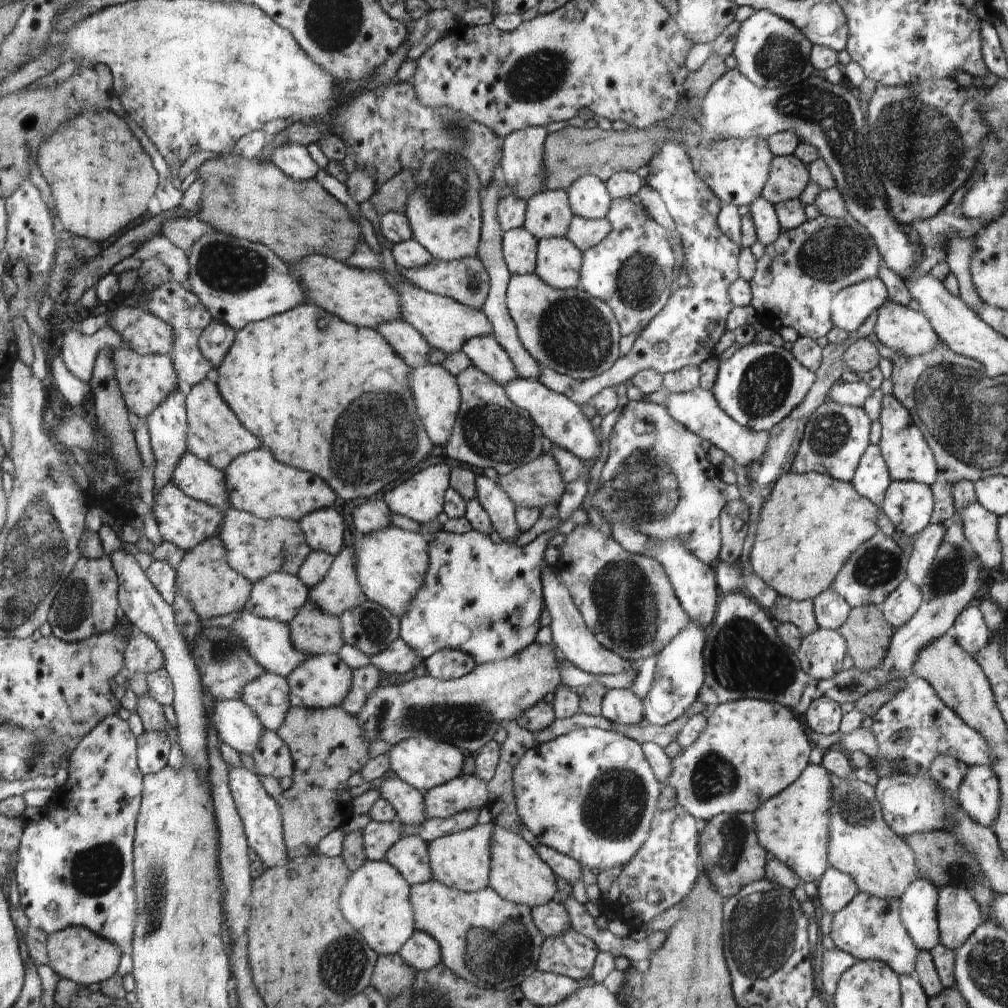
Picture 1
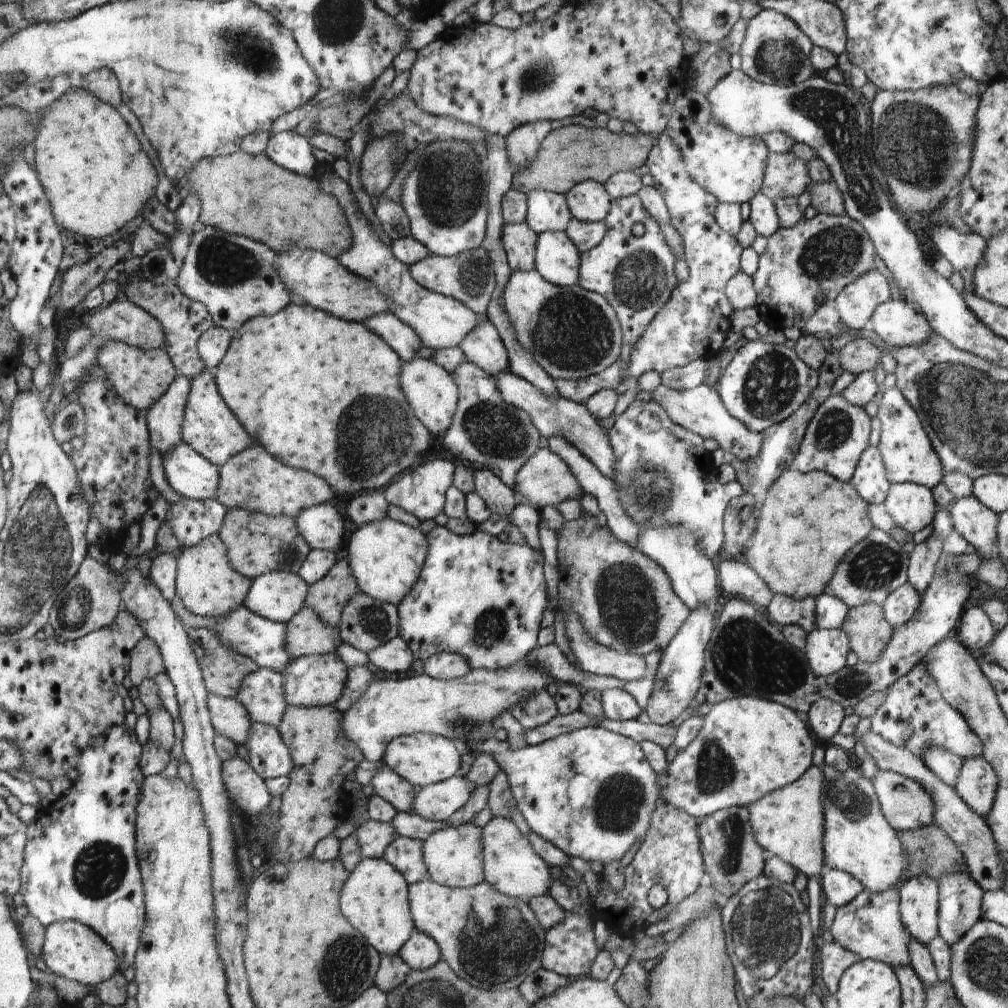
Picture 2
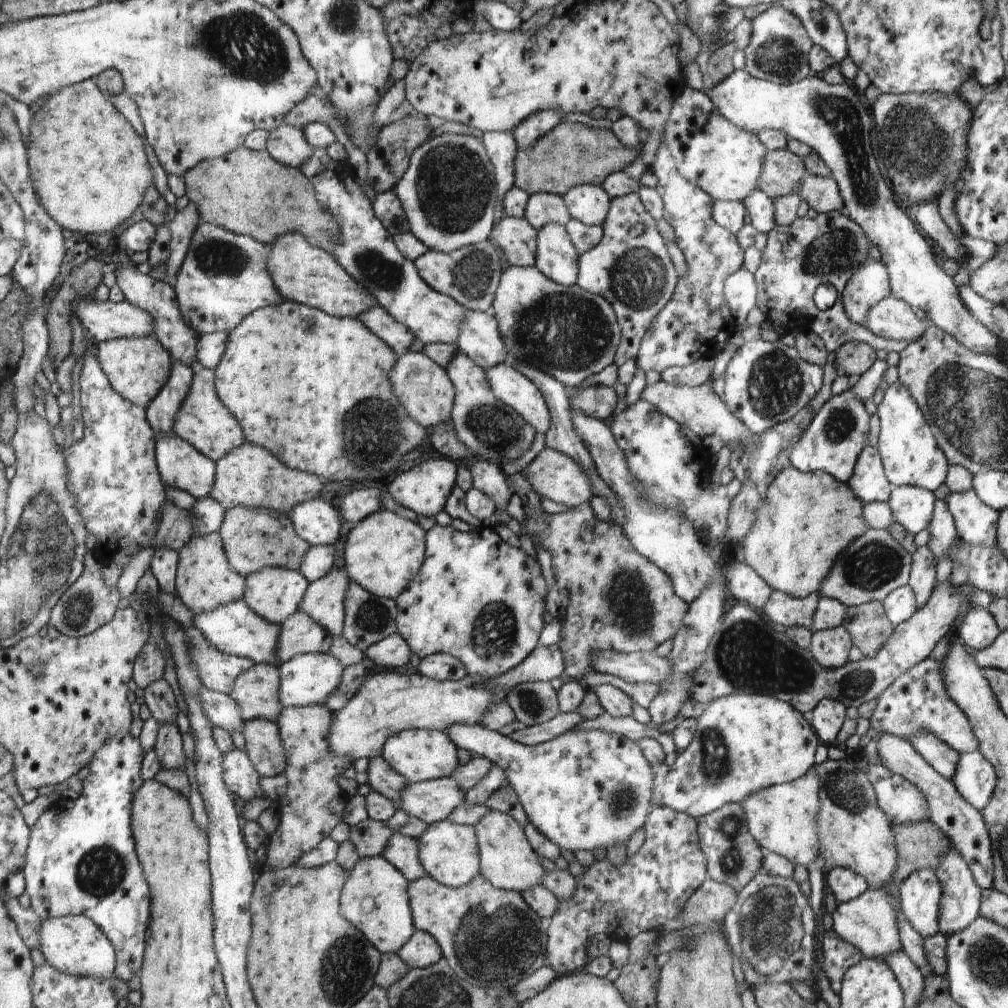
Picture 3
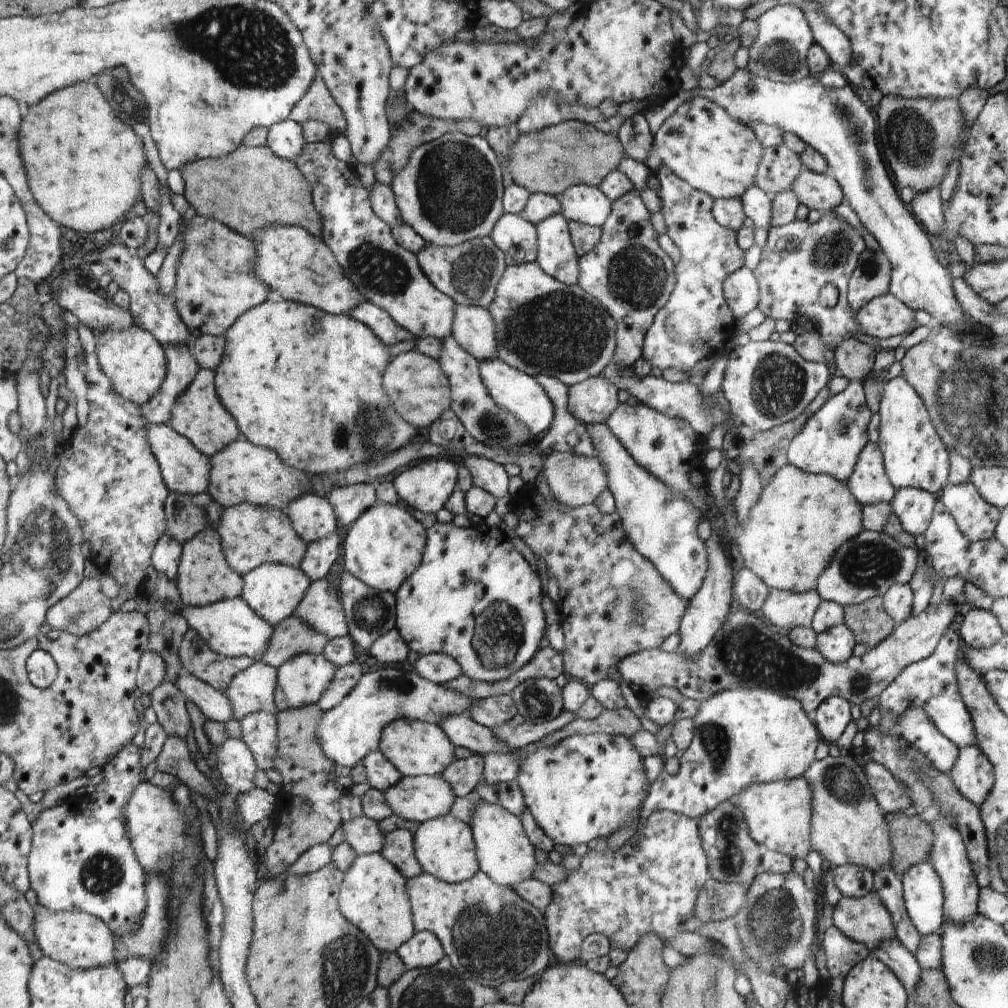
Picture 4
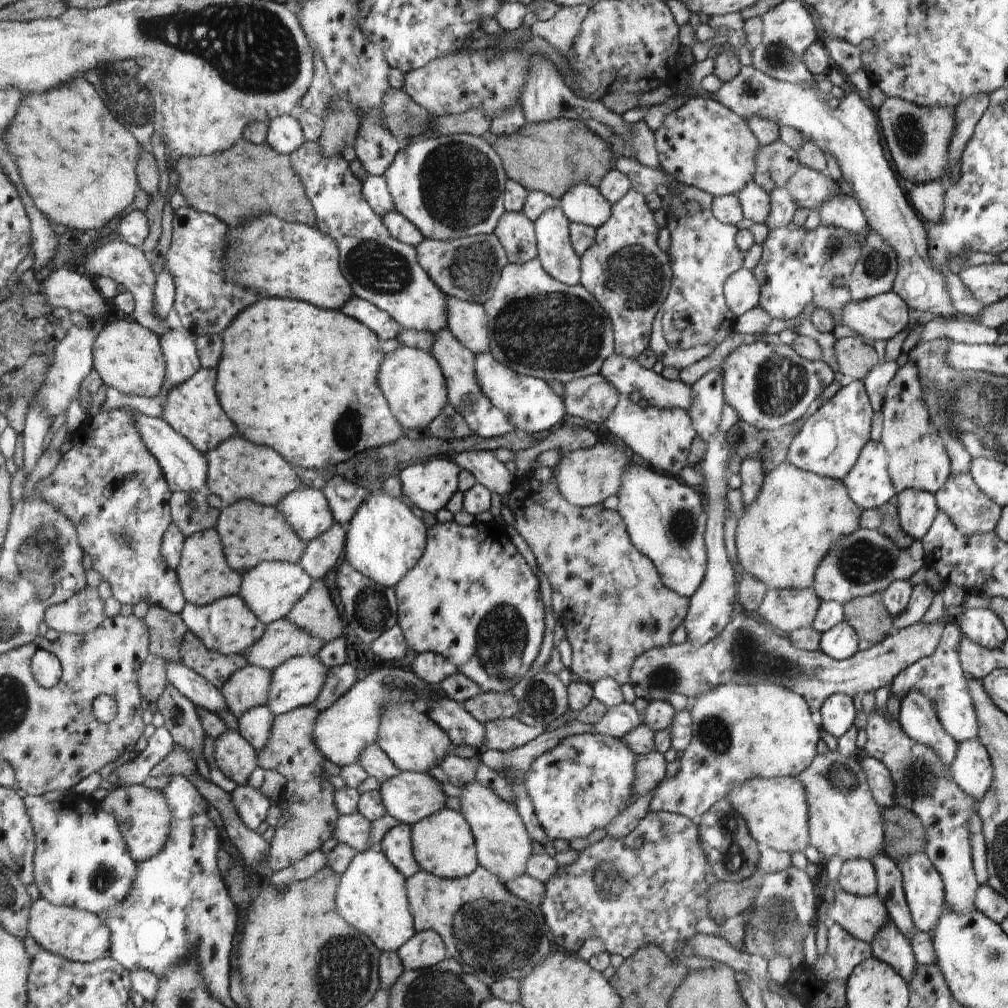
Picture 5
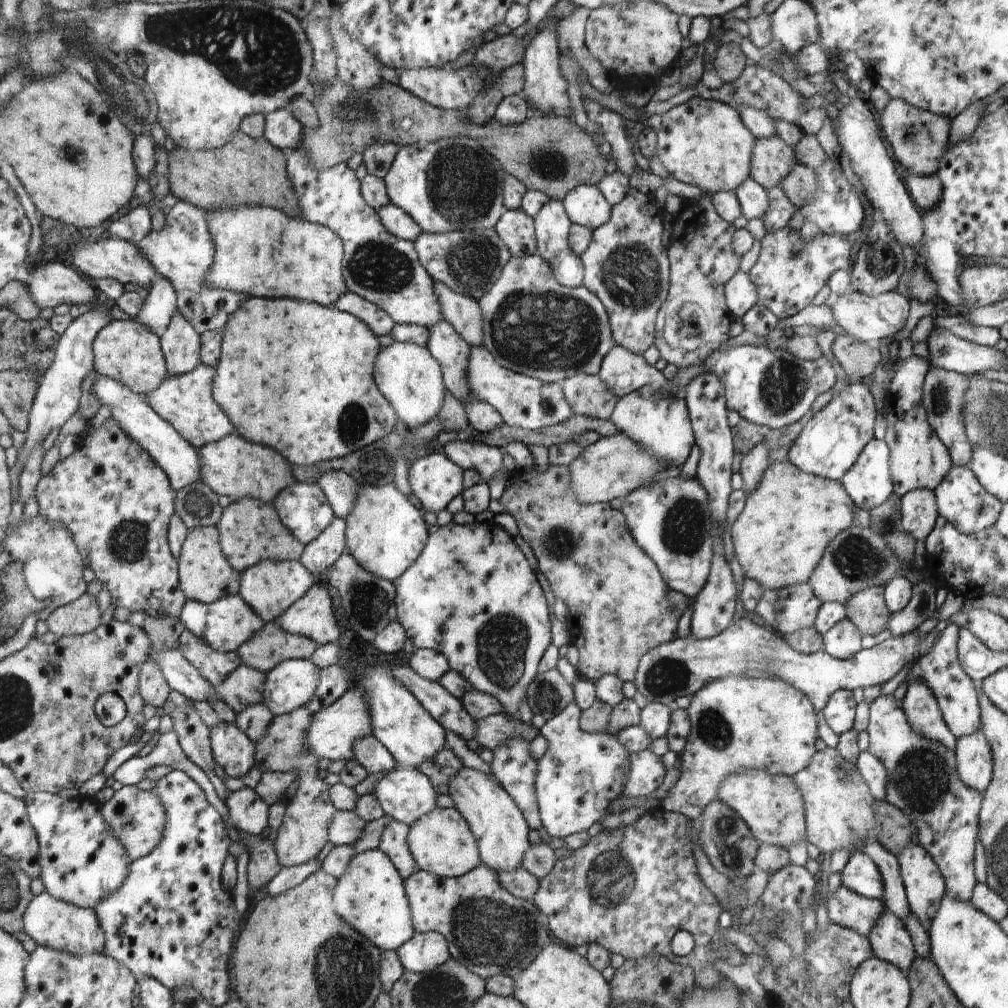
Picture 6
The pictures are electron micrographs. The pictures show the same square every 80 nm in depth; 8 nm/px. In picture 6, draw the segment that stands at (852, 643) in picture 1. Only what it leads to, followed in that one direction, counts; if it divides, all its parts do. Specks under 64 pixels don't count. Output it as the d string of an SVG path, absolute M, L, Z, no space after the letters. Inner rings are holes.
M874 584L859 594L852 596L845 606L848 620L862 632L864 636L876 636L883 639L888 635L892 621L892 612L884 601L884 584Z

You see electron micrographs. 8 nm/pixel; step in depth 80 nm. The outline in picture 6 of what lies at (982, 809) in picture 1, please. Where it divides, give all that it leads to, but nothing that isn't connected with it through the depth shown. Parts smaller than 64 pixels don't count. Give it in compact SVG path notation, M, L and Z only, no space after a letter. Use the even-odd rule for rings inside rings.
M982 728L957 738L955 752L958 776L968 788L984 793L994 779L994 754Z

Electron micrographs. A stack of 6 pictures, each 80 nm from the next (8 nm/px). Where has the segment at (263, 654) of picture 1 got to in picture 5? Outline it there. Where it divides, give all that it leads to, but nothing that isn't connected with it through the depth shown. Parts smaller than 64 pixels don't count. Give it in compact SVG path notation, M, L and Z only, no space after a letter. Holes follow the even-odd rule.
M232 595L216 600L216 603L208 606L199 606L188 603L183 611L183 618L192 632L214 652L224 655L242 654L248 648L255 646L266 634L267 626L251 612L250 606L246 604L239 595Z

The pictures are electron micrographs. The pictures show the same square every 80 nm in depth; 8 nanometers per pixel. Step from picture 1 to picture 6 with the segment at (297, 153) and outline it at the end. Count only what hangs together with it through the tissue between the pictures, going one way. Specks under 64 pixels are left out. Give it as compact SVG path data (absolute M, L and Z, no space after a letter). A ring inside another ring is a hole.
M288 108L272 110L266 114L266 127L263 136L275 148L290 152L297 149L300 144L303 127Z

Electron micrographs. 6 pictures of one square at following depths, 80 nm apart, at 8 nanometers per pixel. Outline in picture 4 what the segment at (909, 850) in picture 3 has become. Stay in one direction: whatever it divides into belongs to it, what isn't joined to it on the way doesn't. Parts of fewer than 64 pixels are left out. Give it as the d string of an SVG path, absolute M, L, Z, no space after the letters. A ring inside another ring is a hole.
M894 812L889 814L888 820L890 822L892 848L894 848L895 856L892 856L891 868L896 872L898 877L901 877L910 866L919 864L920 862L927 862L929 860L929 853L932 849L932 840L934 840L933 828L923 822L917 815L908 814L907 812Z

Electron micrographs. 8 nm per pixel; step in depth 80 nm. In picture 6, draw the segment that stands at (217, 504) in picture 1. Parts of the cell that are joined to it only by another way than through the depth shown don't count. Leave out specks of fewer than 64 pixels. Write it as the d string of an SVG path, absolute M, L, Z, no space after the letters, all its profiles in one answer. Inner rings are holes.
M97 369L96 383L93 392L104 406L108 406L112 412L112 418L126 430L128 436L138 440L142 448L152 454L152 458L160 464L168 477L172 480L175 491L182 491L192 484L203 482L202 480L202 458L199 450L175 428L171 421L165 420L149 404L146 396L134 392L134 388L128 388L115 377L106 376Z

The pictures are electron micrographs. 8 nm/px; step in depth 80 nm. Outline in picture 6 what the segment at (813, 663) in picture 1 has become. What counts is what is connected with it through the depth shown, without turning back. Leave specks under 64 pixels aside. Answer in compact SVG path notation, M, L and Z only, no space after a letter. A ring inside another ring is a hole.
M848 618L840 620L839 624L823 635L823 650L836 659L852 659L860 648L859 629Z

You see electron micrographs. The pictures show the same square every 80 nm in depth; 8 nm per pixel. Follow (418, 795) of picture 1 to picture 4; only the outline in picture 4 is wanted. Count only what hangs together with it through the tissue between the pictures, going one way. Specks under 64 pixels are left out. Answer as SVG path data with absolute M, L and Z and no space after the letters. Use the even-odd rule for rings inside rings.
M378 749L368 752L367 757L361 763L364 766L367 783L371 788L376 788L378 791L391 788L392 784L396 784L398 780L403 779L399 770Z

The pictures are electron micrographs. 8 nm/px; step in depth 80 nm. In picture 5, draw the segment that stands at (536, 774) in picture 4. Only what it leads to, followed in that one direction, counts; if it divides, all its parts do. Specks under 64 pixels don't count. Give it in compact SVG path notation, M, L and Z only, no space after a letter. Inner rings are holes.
M597 733L566 736L558 742L557 746L554 746L553 750L548 750L540 756L528 768L524 778L526 778L528 793L531 794L539 821L546 830L547 838L552 841L562 839L570 843L576 838L587 838L590 832L598 828L605 829L622 810L626 809L630 796L634 794L637 763L635 753L627 748L621 739Z

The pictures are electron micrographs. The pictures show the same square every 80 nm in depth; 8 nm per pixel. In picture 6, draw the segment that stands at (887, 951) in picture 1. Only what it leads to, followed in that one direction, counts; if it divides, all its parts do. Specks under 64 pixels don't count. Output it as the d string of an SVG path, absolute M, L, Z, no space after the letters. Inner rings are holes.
M841 885L828 896L826 902L830 921L869 936L886 905L880 900L870 900Z

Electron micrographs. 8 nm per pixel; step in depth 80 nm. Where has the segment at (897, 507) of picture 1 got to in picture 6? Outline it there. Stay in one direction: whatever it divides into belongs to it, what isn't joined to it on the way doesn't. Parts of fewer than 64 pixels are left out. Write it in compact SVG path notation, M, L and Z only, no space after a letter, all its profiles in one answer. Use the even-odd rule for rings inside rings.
M915 489L902 496L900 512L904 530L916 541L925 542L935 528L939 506L936 505L935 492L929 489Z

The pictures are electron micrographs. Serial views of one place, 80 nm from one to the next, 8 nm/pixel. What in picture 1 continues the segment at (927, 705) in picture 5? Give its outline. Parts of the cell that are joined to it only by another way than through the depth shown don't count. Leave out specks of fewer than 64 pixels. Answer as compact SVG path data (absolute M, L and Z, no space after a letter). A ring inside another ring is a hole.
M938 755L929 768L928 775L945 791L954 796L968 774L969 766L948 755Z

